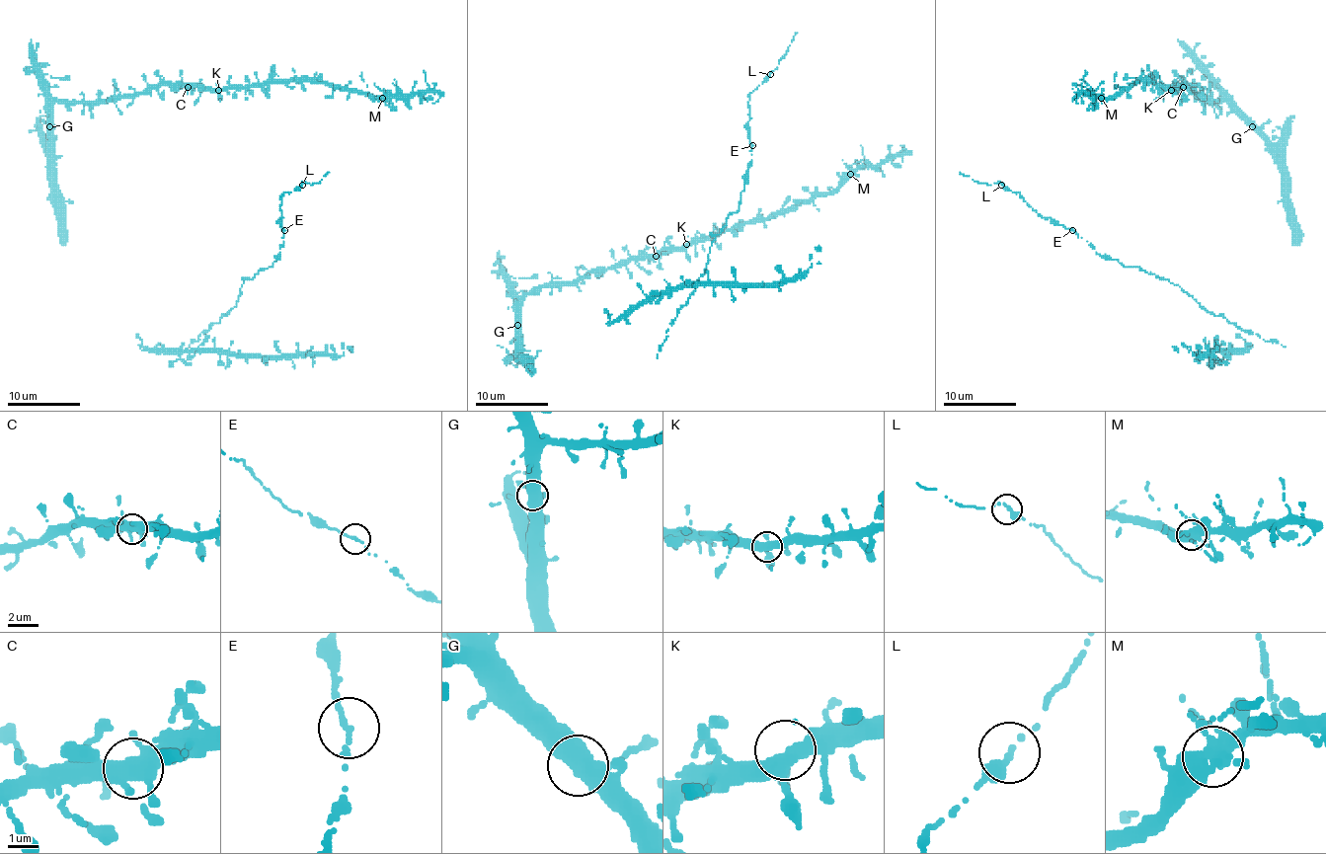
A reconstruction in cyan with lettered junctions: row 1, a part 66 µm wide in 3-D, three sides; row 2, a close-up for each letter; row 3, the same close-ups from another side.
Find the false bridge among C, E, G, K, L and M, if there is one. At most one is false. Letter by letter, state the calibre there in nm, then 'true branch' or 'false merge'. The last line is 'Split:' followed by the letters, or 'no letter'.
C: 440 nm | true branch
E: 240 nm | true branch
G: 460 nm | true branch
K: 340 nm | true branch
L: 280 nm | true branch
M: 440 nm | true branch
Split: no letter

